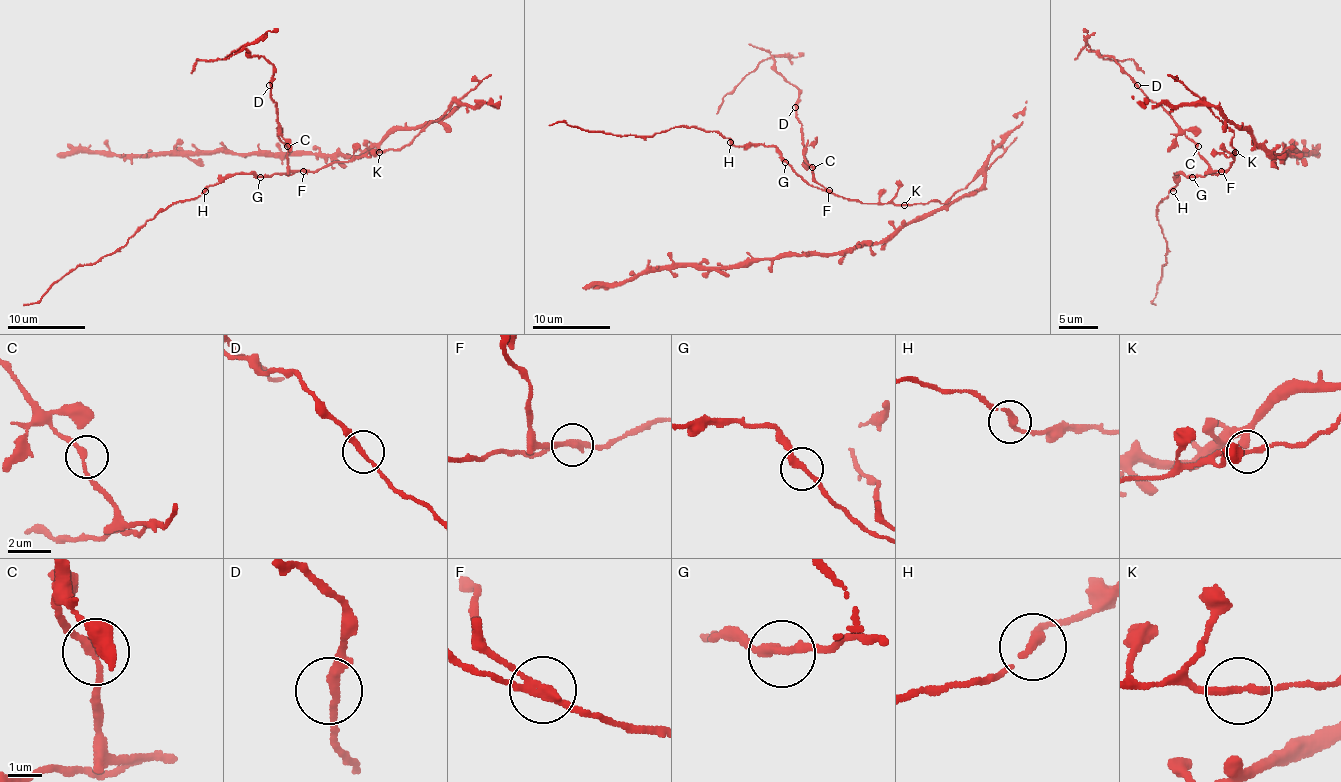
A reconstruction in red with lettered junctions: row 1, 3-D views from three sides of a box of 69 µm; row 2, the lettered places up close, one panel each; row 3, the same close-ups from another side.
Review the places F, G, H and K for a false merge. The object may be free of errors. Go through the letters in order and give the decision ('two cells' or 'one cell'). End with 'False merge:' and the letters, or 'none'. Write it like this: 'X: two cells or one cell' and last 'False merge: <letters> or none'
F: two cells
G: one cell
H: one cell
K: one cell
False merge: F

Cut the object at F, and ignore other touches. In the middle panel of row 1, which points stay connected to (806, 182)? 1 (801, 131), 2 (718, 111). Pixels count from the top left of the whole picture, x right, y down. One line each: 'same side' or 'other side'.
1: other side
2: other side

